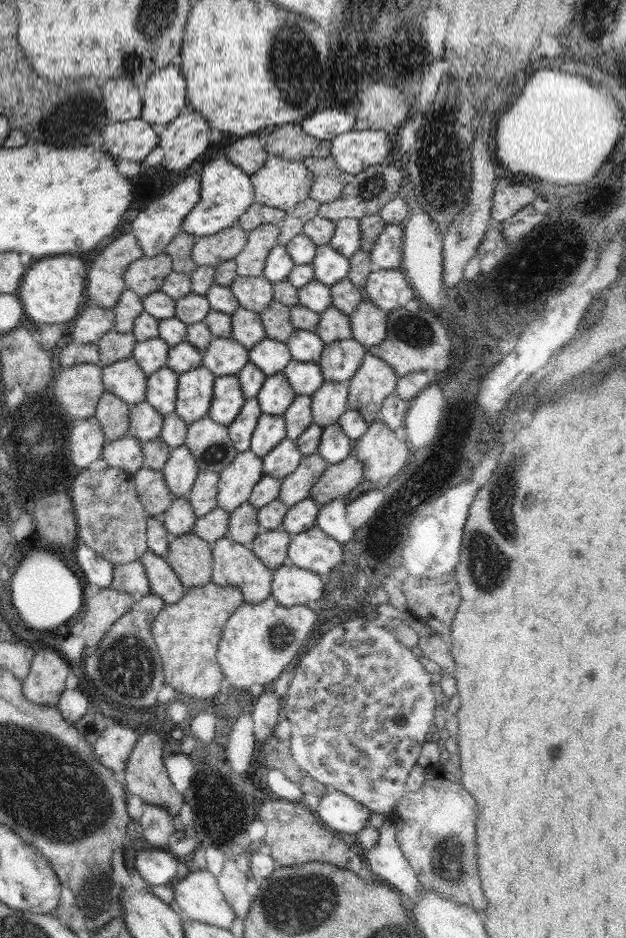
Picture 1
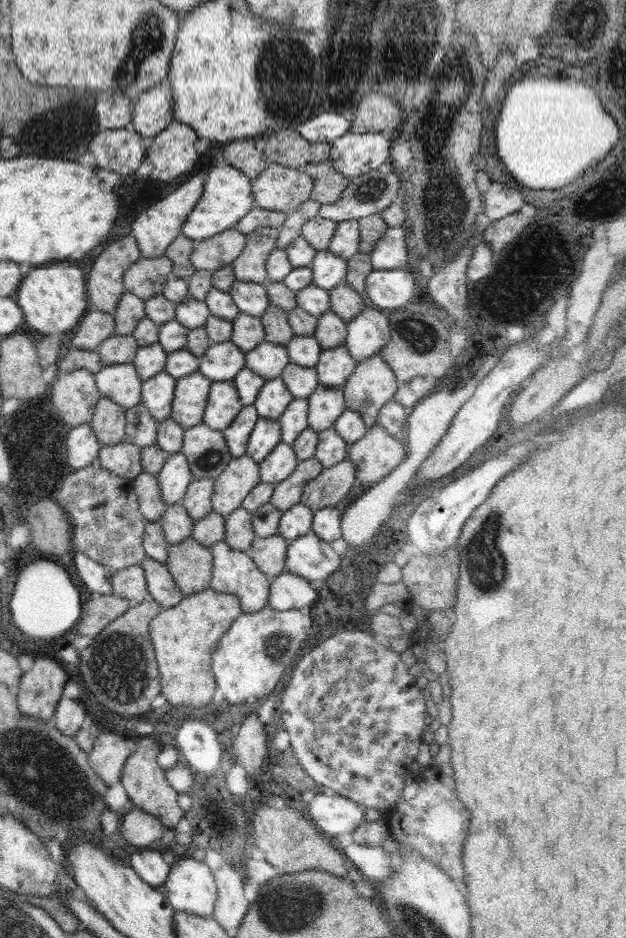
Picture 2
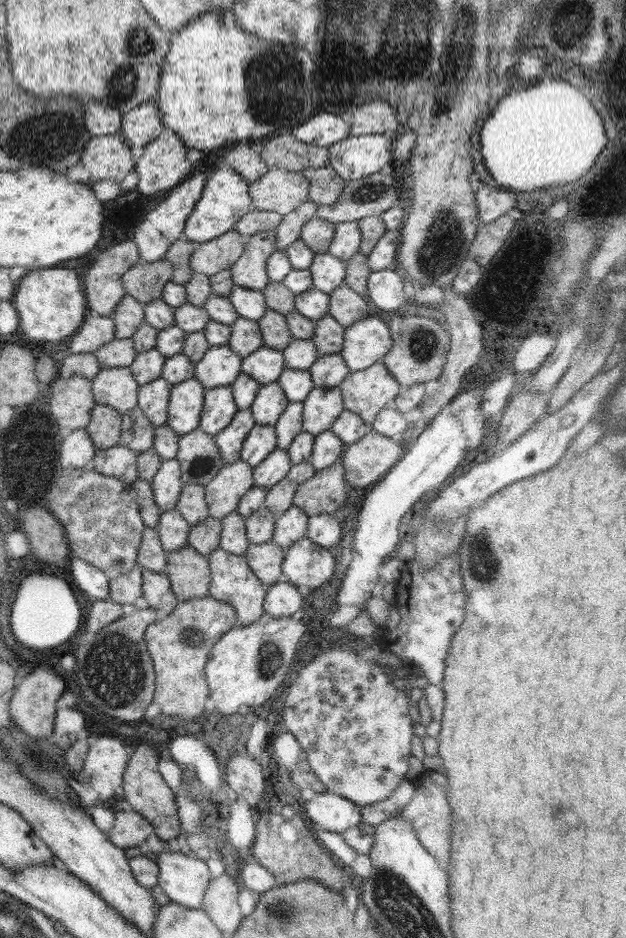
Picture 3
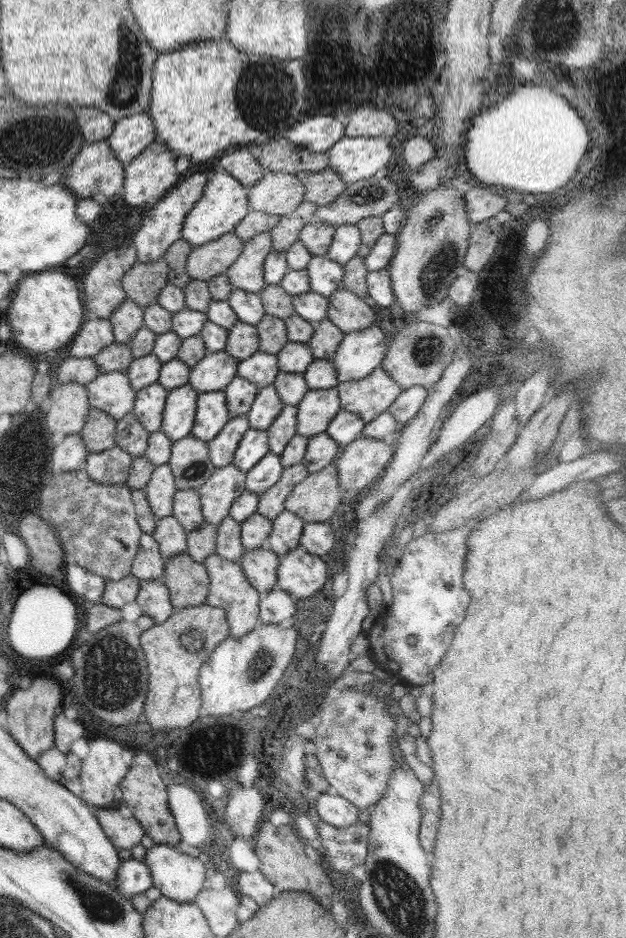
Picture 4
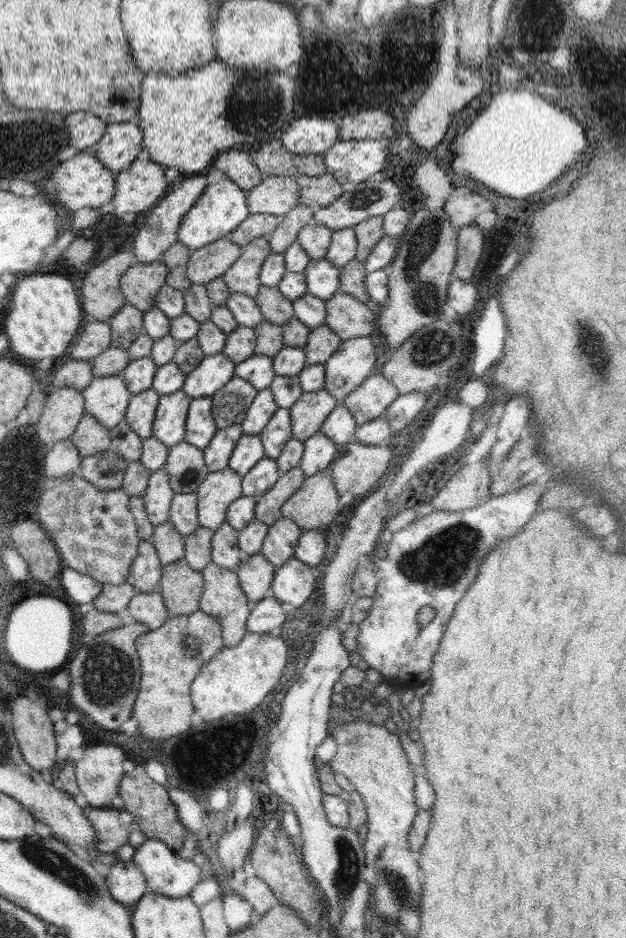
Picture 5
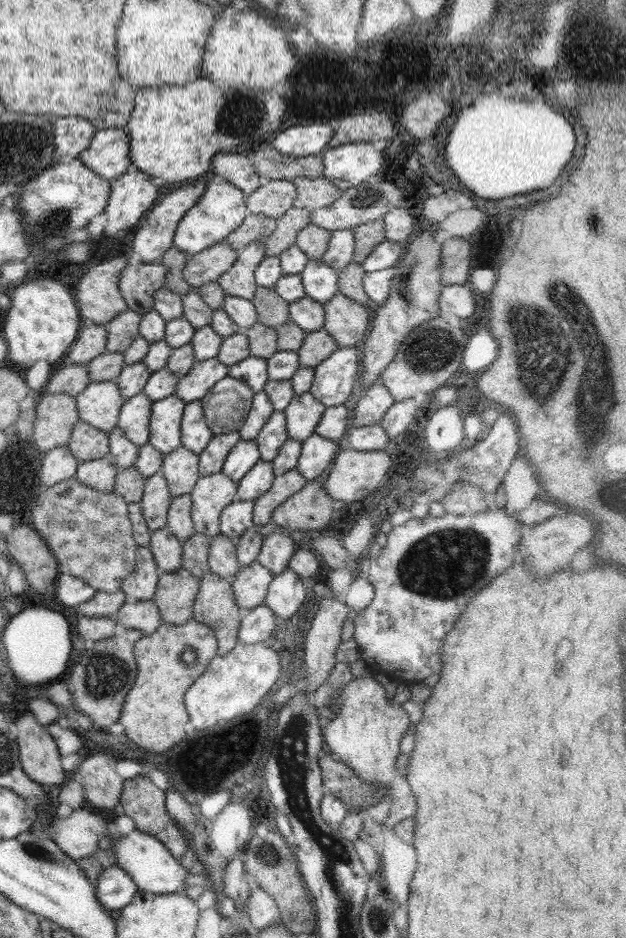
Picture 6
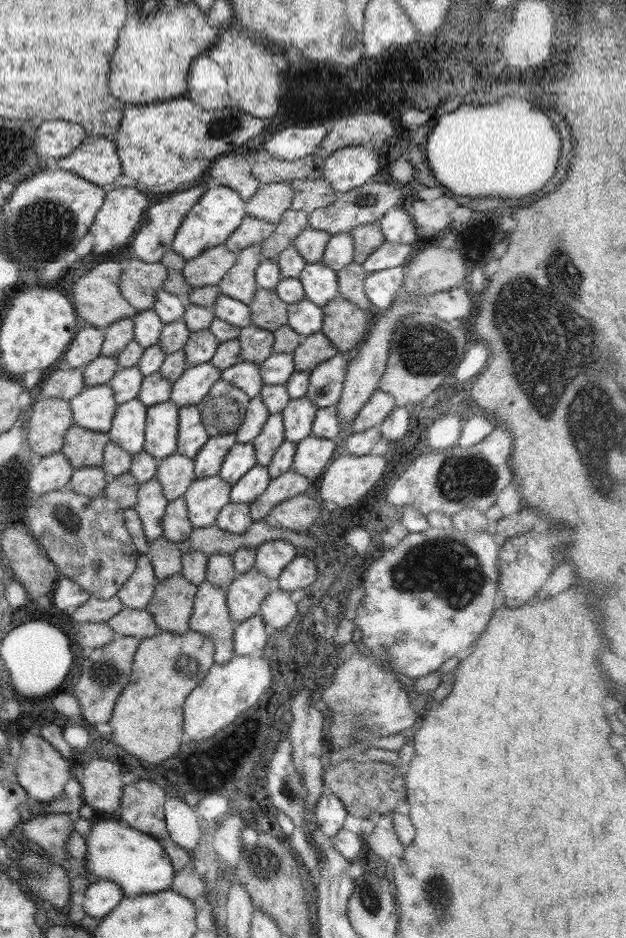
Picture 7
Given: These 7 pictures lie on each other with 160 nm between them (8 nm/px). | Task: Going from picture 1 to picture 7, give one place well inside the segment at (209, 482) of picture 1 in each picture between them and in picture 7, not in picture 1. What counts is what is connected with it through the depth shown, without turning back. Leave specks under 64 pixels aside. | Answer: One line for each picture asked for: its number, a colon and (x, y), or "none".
2: (197, 501)
3: (191, 504)
4: (187, 510)
5: (183, 512)
6: (179, 521)
7: (176, 526)

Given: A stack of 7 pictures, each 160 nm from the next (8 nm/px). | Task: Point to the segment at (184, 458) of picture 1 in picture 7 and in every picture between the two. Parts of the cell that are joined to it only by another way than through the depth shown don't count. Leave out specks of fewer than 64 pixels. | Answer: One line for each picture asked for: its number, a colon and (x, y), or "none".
2: (174, 477)
3: (167, 485)
4: (160, 490)
5: (158, 497)
6: (155, 503)
7: (150, 505)

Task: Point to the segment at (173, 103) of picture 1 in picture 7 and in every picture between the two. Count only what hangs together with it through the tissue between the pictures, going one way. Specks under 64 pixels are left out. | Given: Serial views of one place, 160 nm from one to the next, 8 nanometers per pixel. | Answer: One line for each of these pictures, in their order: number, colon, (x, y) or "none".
2: (153, 110)
3: (140, 126)
4: (130, 136)
5: (121, 143)
6: (108, 154)
7: (96, 160)

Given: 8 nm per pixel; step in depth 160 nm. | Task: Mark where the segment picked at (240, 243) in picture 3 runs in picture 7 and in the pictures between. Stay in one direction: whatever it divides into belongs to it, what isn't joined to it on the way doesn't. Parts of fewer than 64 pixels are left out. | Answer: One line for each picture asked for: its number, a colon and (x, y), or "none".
4: (213, 258)
5: (211, 261)
6: (206, 266)
7: (207, 269)

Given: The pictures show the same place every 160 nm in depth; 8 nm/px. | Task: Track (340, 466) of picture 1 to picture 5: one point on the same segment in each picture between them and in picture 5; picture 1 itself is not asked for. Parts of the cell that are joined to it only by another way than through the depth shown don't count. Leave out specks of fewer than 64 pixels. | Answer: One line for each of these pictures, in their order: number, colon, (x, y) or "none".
2: (331, 486)
3: (324, 493)
4: (314, 499)
5: (315, 504)

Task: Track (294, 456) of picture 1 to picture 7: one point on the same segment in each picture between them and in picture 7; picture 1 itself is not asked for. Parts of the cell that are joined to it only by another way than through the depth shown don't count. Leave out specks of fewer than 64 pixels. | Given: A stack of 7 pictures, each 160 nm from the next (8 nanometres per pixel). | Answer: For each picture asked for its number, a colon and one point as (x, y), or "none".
2: (280, 463)
3: (275, 466)
4: (261, 477)
5: (261, 478)
6: (258, 480)
7: (254, 483)

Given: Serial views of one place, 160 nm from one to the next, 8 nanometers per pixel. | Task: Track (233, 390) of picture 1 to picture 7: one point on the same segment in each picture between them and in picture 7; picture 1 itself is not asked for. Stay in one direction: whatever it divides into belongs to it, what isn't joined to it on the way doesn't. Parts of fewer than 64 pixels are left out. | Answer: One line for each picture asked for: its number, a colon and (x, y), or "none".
2: (223, 404)
3: (219, 408)
4: (212, 412)
5: (200, 427)
6: (195, 435)
7: (191, 436)

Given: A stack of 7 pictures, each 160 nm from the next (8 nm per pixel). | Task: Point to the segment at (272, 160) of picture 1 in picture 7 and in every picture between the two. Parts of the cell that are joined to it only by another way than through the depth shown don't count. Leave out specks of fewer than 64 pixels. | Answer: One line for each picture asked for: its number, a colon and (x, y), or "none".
2: (280, 188)
3: (279, 190)
4: (277, 192)
5: (275, 194)
6: (273, 197)
7: (271, 200)

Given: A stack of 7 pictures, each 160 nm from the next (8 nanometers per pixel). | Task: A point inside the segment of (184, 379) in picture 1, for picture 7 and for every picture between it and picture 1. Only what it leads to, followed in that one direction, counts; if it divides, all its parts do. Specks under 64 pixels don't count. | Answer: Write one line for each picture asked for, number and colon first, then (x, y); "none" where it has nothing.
2: (190, 395)
3: (186, 399)
4: (179, 413)
5: (169, 425)
6: (166, 415)
7: (161, 425)

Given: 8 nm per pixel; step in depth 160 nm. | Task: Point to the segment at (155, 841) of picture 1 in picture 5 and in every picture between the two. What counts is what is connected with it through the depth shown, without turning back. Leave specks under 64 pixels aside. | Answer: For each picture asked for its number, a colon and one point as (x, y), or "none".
2: (141, 829)
3: (131, 830)
4: (125, 833)
5: (110, 835)

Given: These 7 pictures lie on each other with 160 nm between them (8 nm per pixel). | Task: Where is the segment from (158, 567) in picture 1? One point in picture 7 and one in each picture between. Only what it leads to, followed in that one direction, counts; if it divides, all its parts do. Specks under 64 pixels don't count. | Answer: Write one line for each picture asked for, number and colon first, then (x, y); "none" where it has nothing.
2: (160, 584)
3: (156, 587)
4: (154, 598)
5: (148, 608)
6: (143, 615)
7: (139, 623)

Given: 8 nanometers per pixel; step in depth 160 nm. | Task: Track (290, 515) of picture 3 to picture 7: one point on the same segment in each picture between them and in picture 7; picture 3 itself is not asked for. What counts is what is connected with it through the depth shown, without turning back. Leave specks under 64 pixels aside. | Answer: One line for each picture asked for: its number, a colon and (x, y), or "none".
4: (287, 527)
5: (279, 545)
6: (276, 551)
7: (271, 557)

